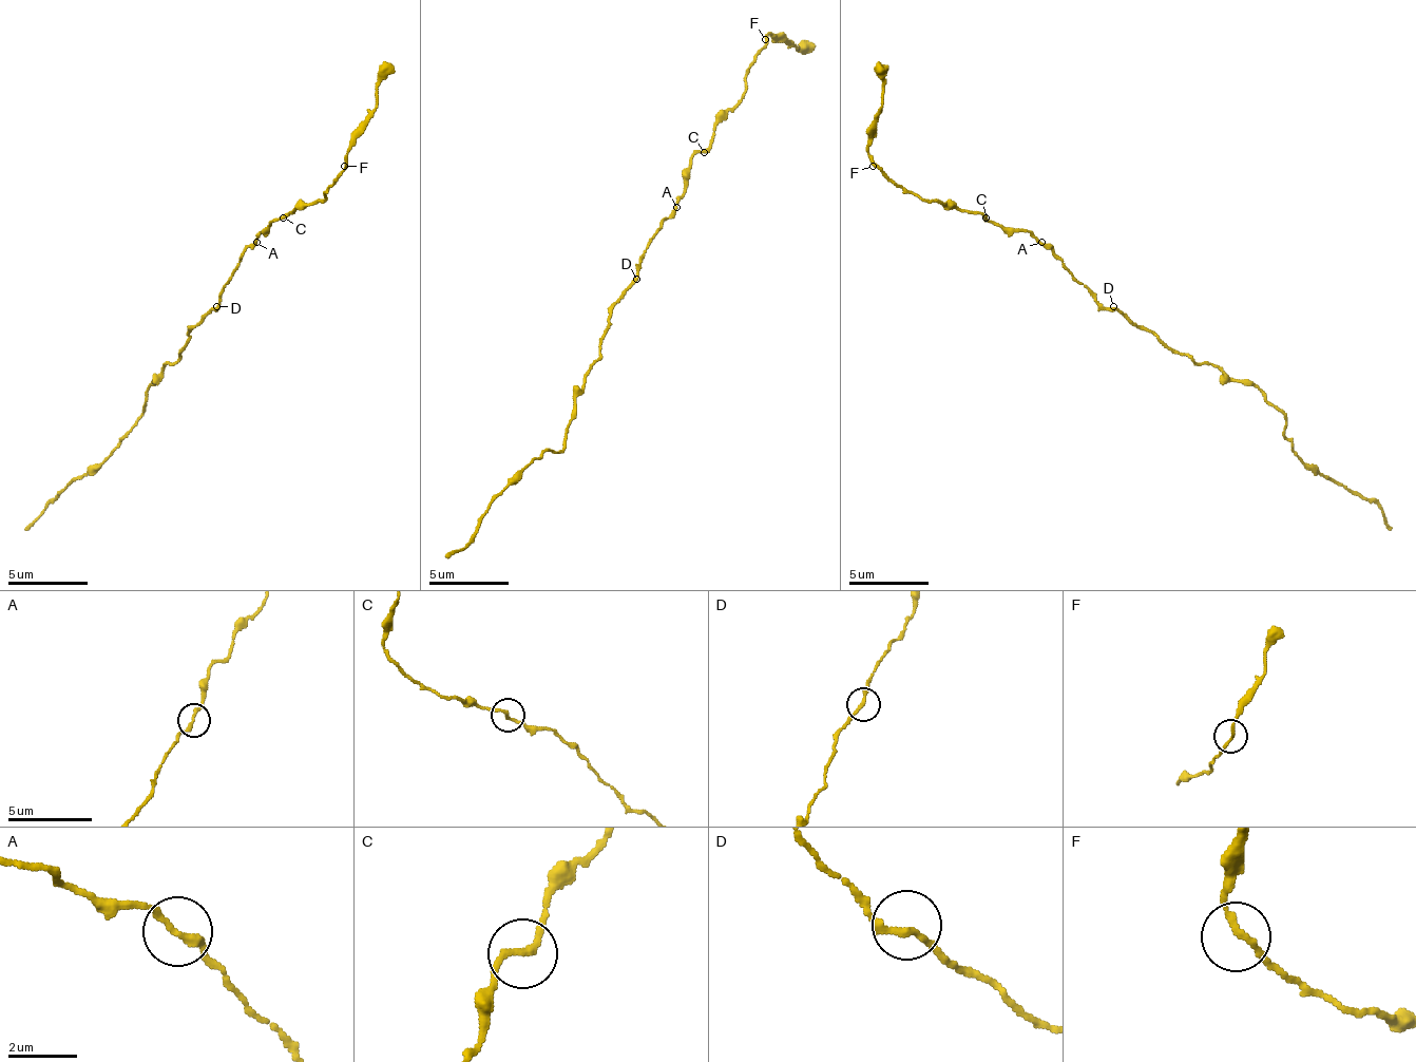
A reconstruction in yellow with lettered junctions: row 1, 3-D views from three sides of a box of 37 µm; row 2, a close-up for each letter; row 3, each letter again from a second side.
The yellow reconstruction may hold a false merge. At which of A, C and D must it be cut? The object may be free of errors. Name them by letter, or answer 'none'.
C

